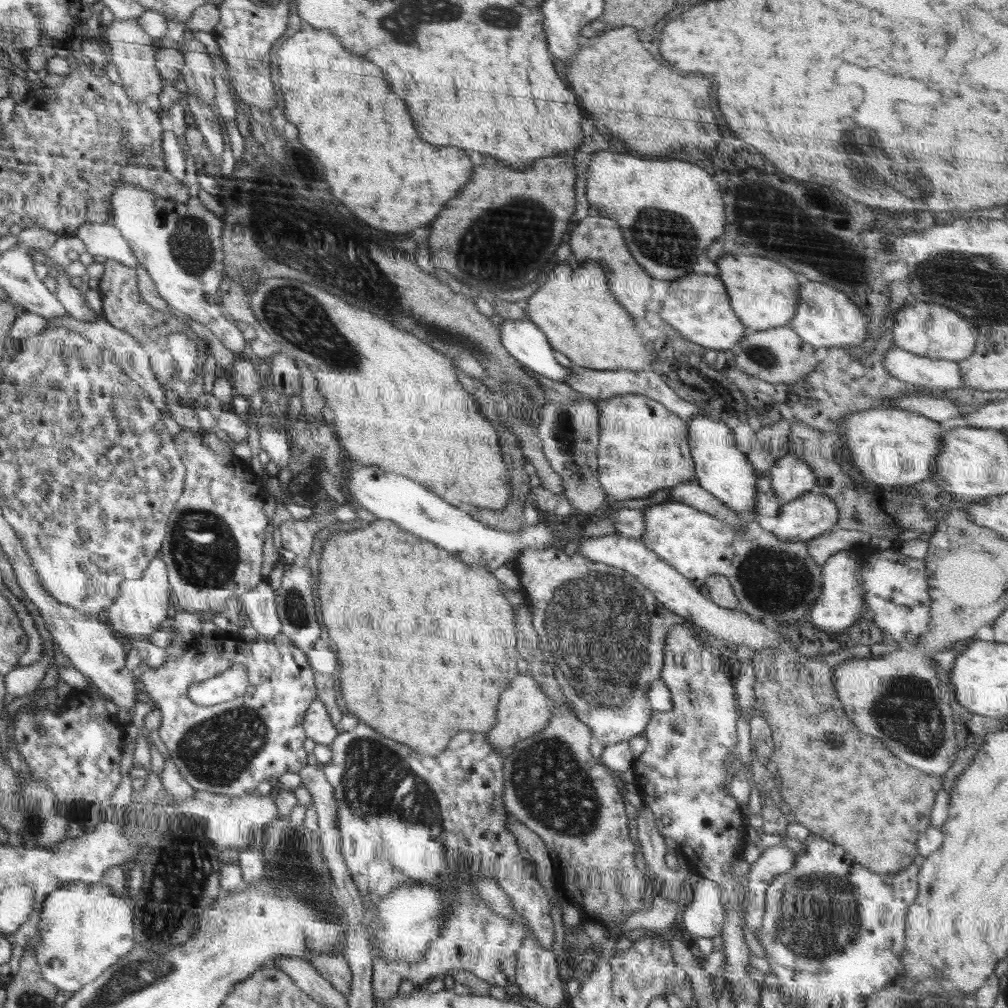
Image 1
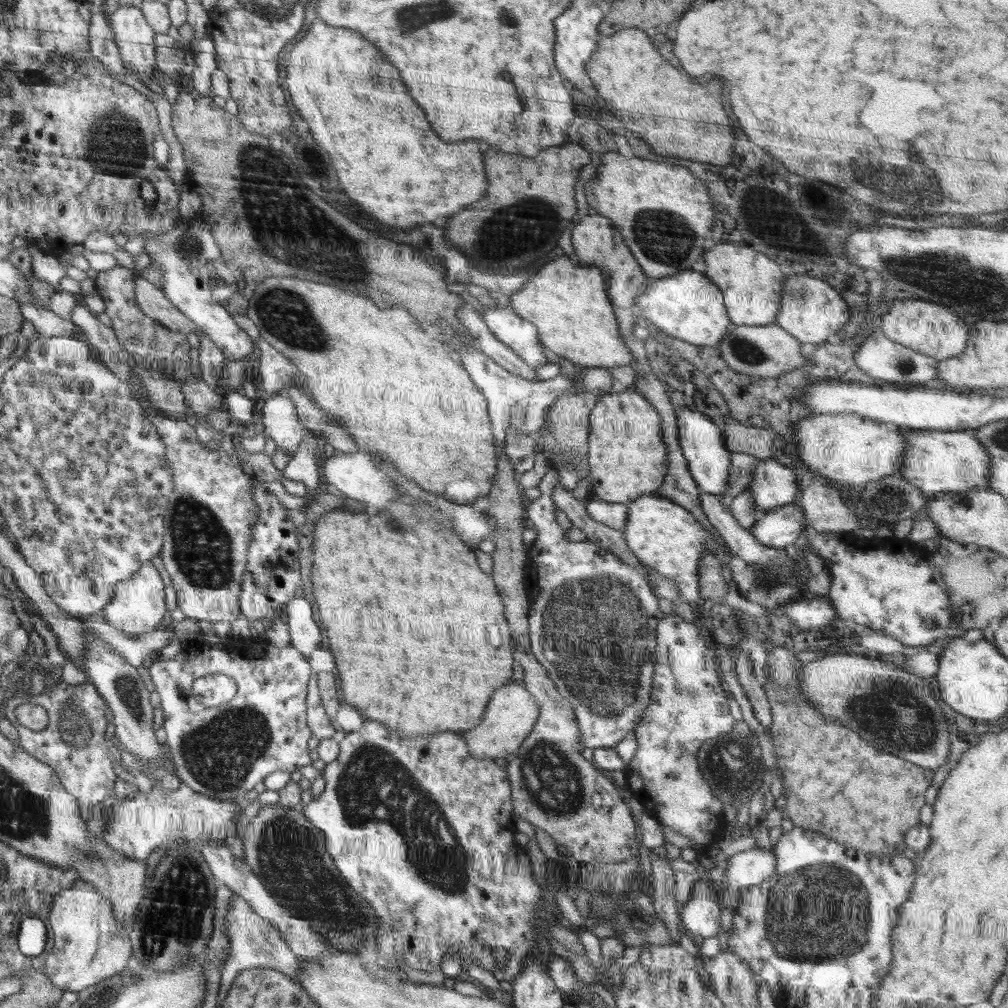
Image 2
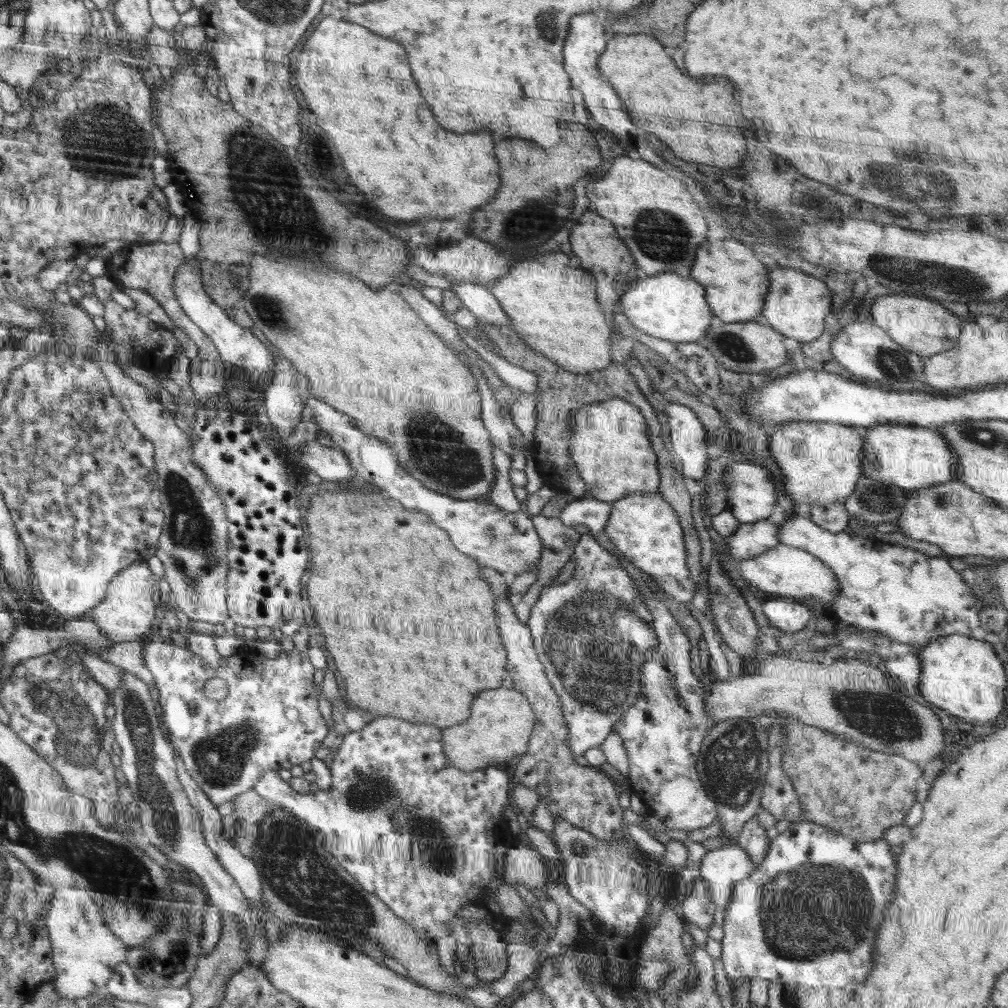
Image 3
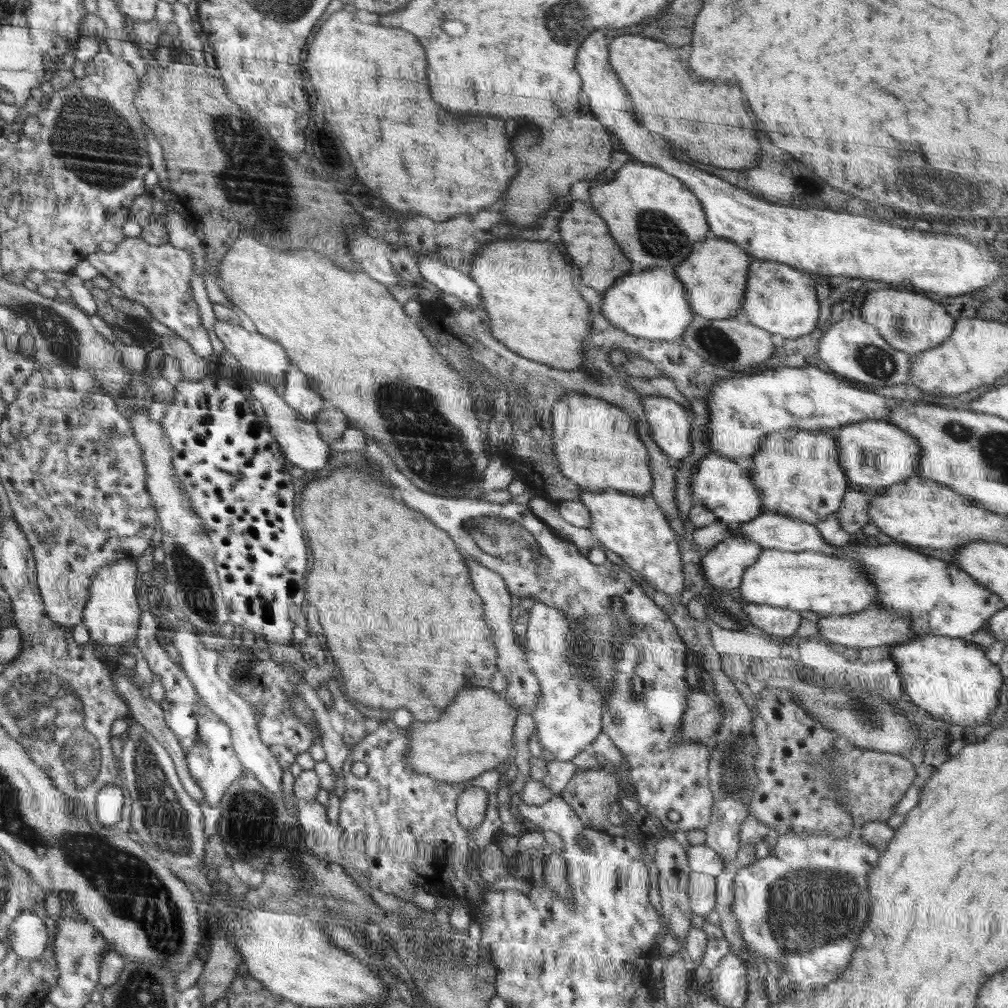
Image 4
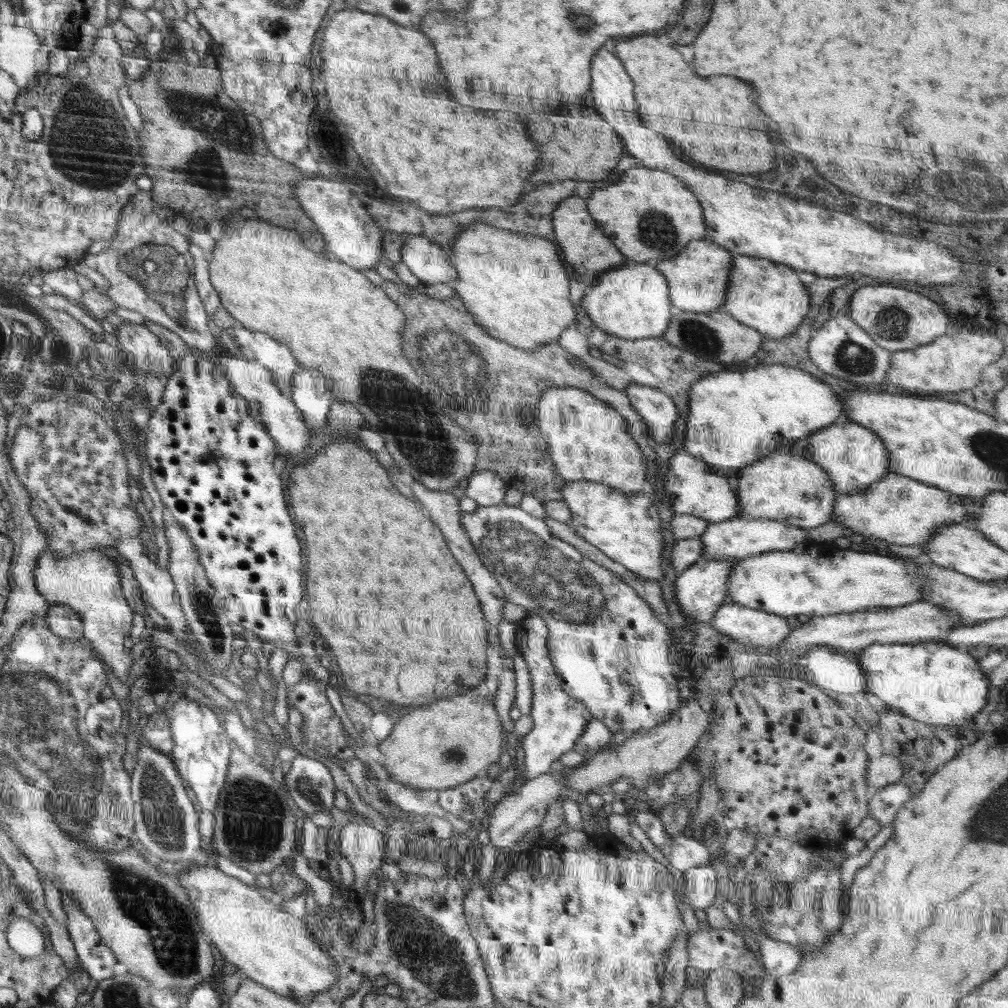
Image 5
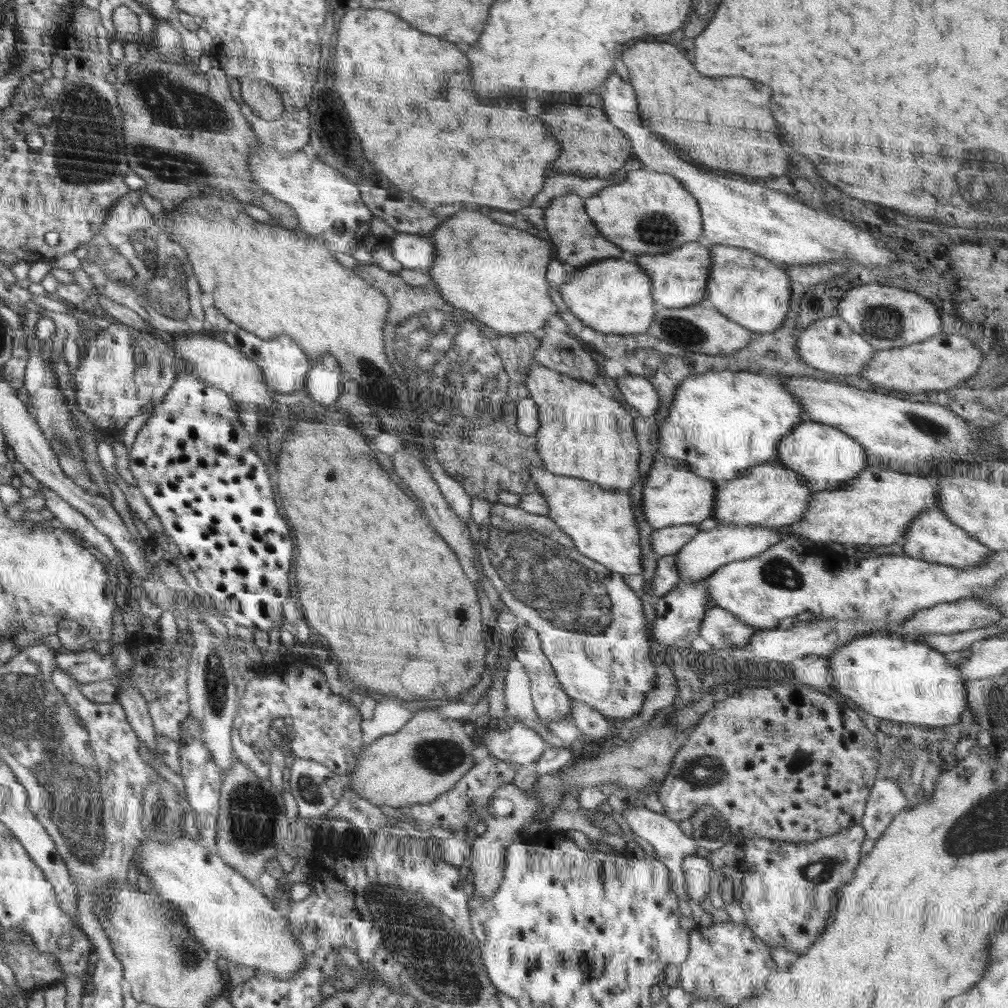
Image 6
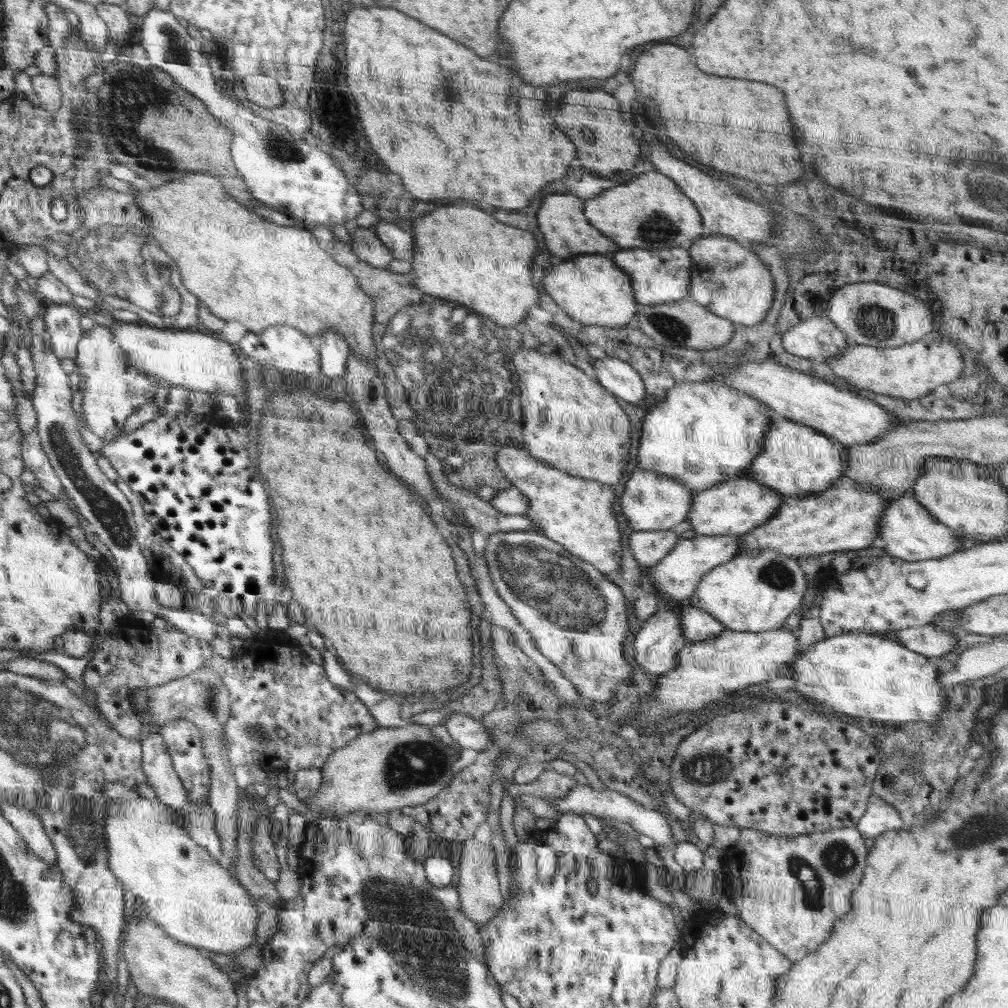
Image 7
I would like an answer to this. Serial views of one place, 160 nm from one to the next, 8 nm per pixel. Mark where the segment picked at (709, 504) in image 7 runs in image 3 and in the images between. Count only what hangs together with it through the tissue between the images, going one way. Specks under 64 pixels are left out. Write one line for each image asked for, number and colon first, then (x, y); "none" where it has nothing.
3: (820, 462)
4: (797, 472)
5: (785, 486)
6: (770, 495)

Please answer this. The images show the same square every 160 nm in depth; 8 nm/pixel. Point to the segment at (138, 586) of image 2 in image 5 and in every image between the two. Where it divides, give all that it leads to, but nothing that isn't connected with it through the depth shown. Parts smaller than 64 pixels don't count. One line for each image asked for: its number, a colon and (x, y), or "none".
3: (128, 611)
4: (112, 616)
5: (90, 583)

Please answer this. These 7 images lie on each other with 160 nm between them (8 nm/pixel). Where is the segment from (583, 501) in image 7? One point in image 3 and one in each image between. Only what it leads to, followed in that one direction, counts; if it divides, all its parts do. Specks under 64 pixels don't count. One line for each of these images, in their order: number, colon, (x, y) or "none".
3: (643, 527)
4: (634, 527)
5: (625, 526)
6: (600, 522)

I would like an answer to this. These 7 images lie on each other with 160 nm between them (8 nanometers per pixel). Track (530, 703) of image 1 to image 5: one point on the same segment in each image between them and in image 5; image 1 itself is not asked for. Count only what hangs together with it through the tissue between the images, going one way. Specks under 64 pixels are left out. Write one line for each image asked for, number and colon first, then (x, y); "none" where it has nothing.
2: (511, 714)
3: (501, 720)
4: (475, 734)
5: (445, 744)

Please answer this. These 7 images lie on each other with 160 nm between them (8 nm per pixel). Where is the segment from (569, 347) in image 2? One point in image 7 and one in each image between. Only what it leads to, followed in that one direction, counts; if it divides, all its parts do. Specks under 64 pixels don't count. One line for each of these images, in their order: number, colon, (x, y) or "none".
3: (553, 307)
4: (526, 288)
5: (514, 284)
6: (496, 274)
7: (461, 254)

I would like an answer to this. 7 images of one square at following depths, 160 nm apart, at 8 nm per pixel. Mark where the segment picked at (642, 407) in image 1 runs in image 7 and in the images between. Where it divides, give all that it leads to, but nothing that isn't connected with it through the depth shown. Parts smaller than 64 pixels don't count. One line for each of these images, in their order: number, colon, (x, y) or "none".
2: (626, 456)
3: (608, 442)
4: (595, 443)
5: (588, 440)
6: (584, 434)
7: (570, 422)

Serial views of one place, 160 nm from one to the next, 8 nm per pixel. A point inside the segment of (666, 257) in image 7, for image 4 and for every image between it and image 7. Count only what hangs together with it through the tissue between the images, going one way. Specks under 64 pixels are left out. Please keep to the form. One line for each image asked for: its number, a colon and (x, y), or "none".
4: (715, 276)
5: (697, 277)
6: (679, 278)

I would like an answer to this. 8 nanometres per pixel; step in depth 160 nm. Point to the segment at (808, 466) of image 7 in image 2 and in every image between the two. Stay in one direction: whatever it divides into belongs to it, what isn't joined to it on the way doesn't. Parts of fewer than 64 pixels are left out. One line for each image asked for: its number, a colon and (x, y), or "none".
2: (935, 461)
3: (910, 456)
4: (874, 454)
5: (854, 457)
6: (826, 458)

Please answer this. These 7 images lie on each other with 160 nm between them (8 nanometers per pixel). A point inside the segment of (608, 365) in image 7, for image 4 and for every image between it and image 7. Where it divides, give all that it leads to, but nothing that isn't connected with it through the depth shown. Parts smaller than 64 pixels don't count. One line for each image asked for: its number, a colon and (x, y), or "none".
4: (670, 422)
5: (659, 411)
6: (638, 392)

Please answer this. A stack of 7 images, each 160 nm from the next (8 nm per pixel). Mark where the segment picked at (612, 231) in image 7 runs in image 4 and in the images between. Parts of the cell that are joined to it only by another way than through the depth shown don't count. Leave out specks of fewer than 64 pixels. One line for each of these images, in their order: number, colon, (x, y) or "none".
4: (654, 218)
5: (649, 216)
6: (649, 213)

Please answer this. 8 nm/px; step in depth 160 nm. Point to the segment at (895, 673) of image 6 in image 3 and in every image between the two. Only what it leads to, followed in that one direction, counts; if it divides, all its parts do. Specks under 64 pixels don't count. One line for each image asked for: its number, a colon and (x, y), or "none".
3: (963, 676)
4: (953, 680)
5: (931, 682)

